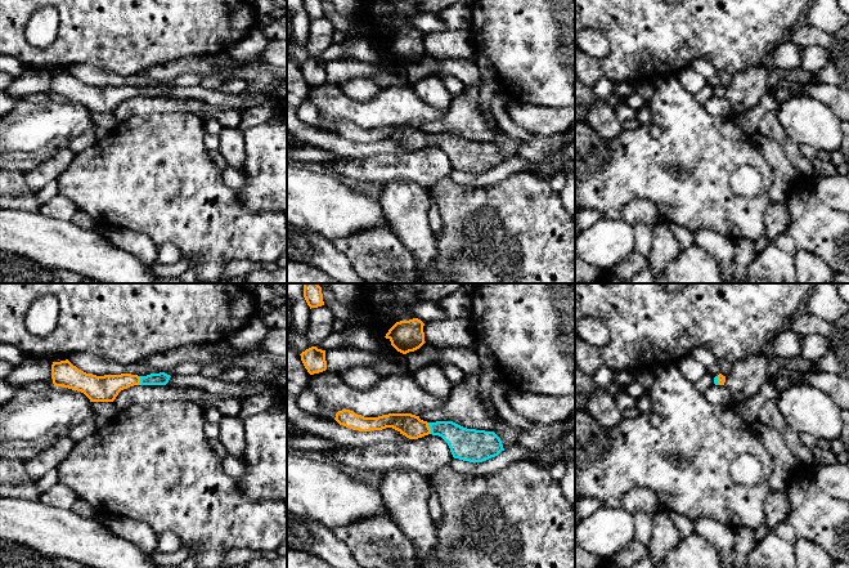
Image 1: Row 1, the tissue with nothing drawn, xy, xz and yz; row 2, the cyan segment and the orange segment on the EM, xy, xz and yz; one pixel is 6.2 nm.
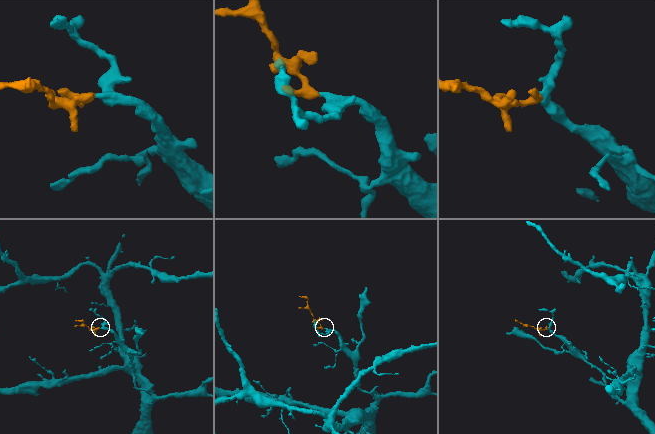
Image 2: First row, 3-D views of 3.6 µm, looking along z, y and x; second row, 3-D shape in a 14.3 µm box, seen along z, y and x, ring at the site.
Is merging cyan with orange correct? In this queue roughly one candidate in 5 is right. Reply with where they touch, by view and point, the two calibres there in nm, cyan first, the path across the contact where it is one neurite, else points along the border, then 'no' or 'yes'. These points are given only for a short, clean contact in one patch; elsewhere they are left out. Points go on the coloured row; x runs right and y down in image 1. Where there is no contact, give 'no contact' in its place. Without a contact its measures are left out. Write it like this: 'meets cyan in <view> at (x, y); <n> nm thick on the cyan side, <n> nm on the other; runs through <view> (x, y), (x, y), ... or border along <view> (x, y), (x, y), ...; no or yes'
meets cyan in xz at (430, 428); 200 nm thick on the cyan side, 150 nm on the other; runs through xz (466, 444), (445, 429), (430, 428), (412, 426); yes

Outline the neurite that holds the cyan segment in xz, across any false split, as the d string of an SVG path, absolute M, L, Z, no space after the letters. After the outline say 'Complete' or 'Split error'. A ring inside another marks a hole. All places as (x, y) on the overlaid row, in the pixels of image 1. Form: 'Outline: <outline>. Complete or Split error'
Outline: M342 410L336 413L334 420L359 431L392 428L409 439L439 435L448 443L454 459L470 462L482 462L504 451L500 438L494 431L467 429L453 421L427 422L412 413L364 417L354 411Z. Split error

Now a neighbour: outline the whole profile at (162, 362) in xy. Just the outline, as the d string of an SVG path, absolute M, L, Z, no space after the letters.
M185 345L171 352L152 354L145 363L154 374L167 372L178 364L194 361L201 364L210 364L217 359L216 345Z

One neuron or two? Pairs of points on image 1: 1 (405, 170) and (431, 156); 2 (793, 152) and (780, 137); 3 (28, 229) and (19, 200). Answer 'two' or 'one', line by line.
1: one
2: one
3: two

